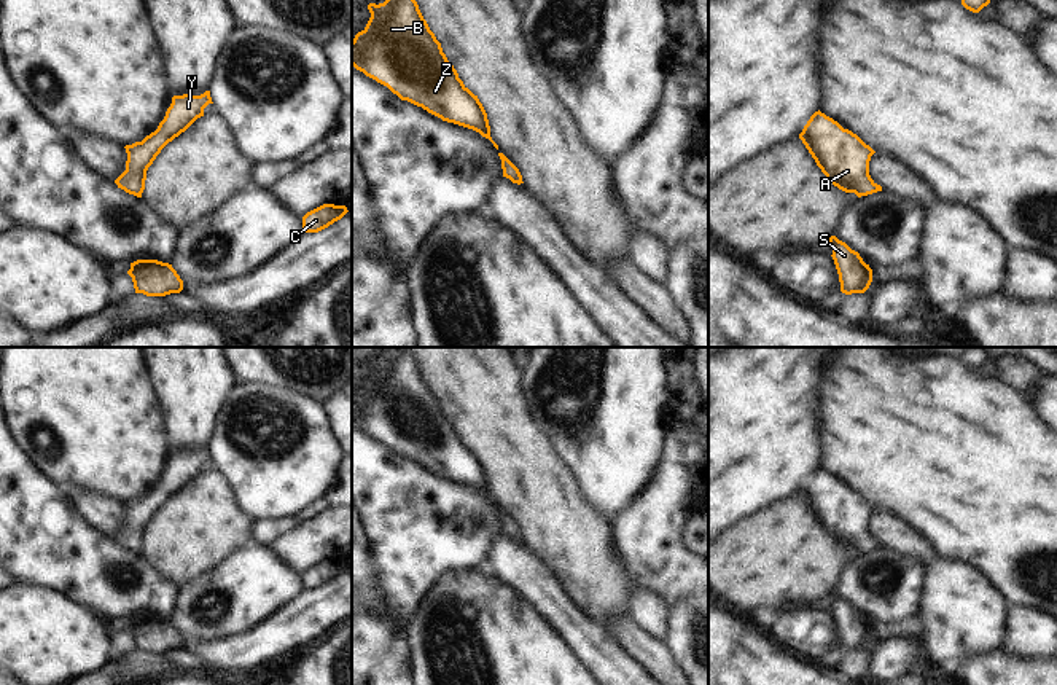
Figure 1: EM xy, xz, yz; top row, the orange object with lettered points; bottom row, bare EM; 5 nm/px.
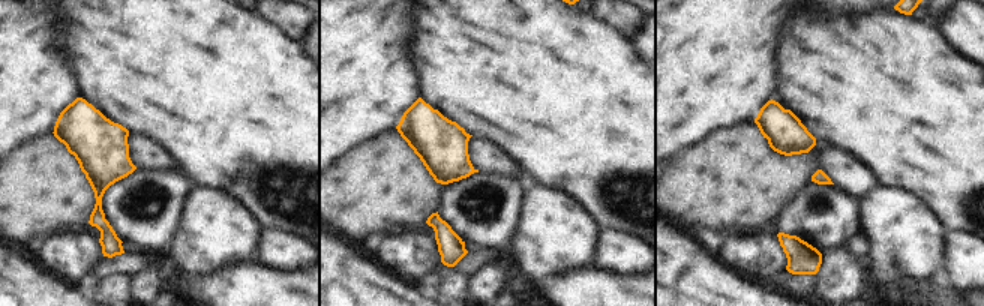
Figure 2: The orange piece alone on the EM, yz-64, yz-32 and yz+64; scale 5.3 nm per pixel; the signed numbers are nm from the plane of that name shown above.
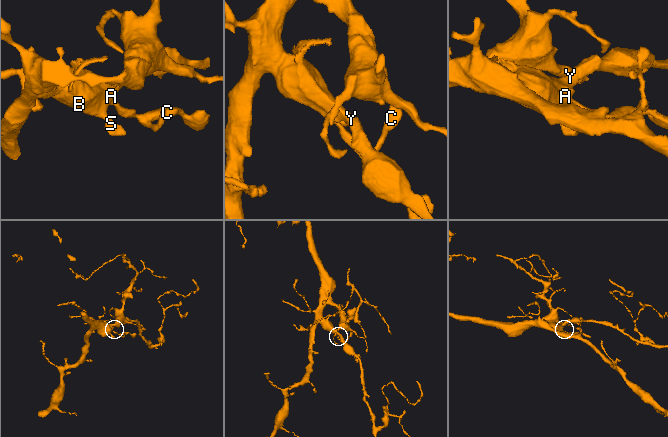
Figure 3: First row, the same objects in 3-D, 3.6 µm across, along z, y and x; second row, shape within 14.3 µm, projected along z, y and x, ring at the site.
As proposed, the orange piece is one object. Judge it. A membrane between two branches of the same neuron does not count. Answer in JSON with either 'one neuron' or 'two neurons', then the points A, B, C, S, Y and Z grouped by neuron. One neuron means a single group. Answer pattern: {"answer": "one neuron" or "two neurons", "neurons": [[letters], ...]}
{"answer": "one neuron", "neurons": [["A", "B", "C", "S", "Y", "Z"]]}

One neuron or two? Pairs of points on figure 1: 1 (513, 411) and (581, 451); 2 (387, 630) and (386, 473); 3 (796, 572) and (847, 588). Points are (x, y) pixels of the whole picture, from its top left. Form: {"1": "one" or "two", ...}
{"1": "two", "2": "one", "3": "two"}

